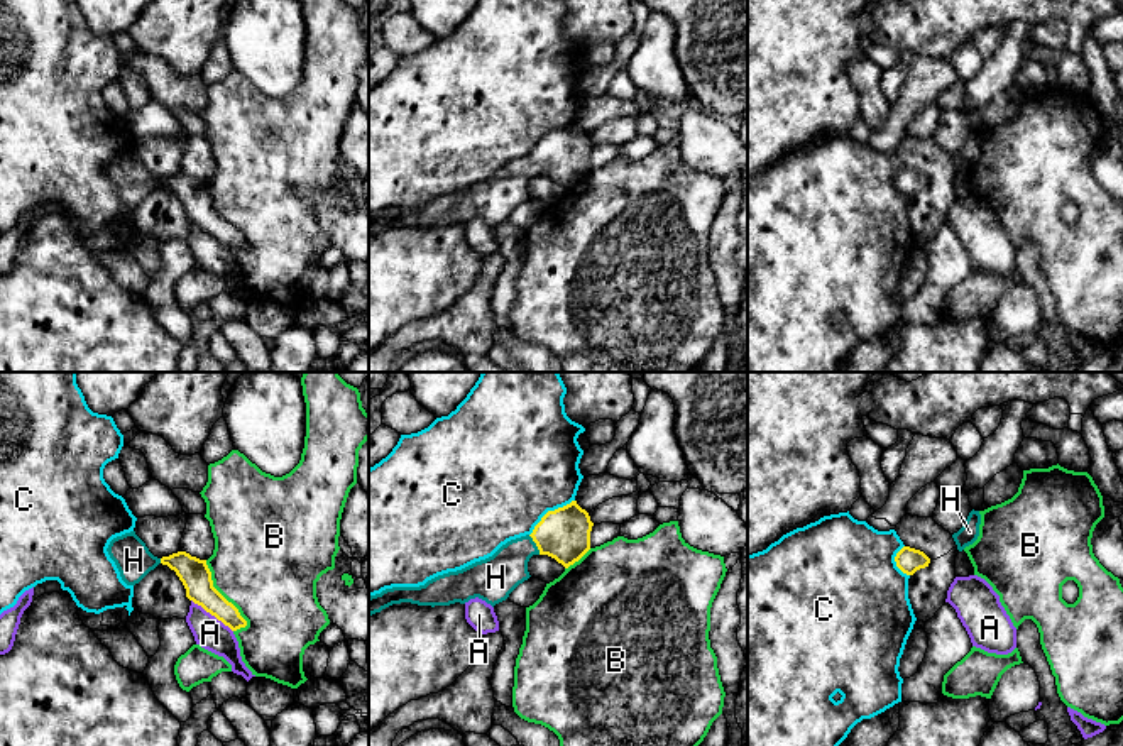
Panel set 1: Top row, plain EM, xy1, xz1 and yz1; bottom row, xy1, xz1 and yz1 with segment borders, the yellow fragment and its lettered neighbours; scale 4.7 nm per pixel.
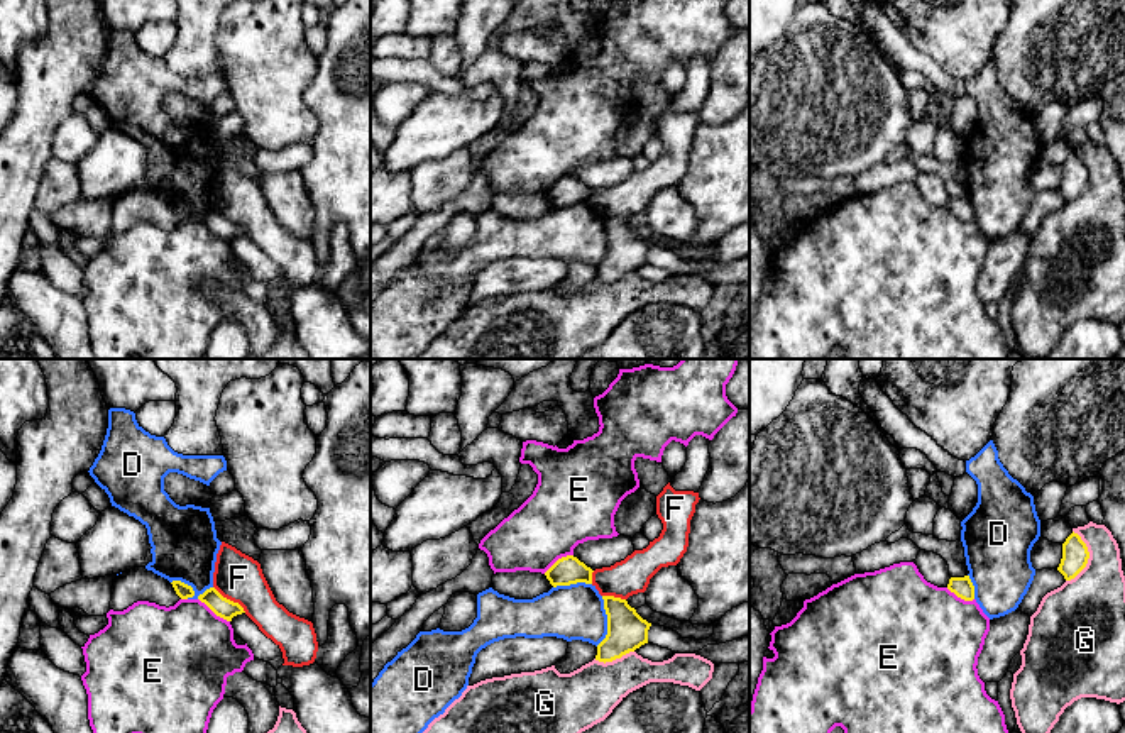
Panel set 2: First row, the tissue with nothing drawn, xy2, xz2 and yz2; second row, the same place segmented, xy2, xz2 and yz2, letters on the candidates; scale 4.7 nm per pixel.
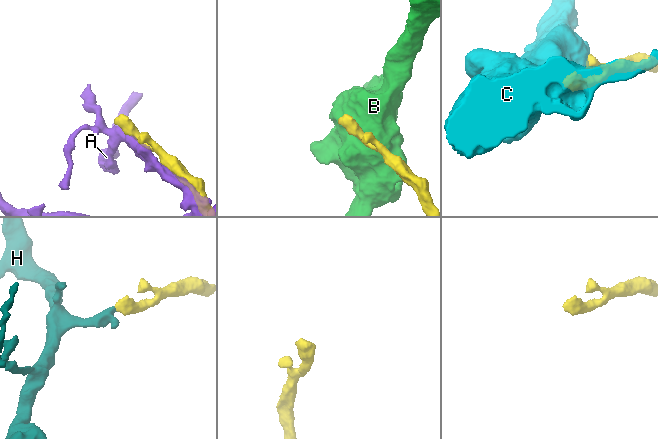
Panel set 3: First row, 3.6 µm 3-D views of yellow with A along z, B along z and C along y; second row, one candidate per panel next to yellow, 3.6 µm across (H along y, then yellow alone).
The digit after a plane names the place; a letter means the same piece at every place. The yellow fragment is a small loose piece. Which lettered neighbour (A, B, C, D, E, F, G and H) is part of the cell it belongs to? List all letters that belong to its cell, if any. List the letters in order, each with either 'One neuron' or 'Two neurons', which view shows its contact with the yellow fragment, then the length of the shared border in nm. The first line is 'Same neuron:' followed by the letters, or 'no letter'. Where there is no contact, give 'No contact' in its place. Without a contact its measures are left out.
Same neuron: H
A: Two neurons. Touches yellow in xy1. Shared border 260 nm
B: Two neurons. Touches yellow in xy1. Shared border 380 nm
C: Two neurons. Touches yellow in xz1. Shared border 280 nm
D: Two neurons. Touches yellow in xy2. Shared border 200 nm
E: Two neurons. Touches yellow in xy2. Shared border 190 nm
F: Two neurons. Touches yellow in xy2. Shared border 200 nm
G: Two neurons. Touches yellow in yz2. Shared border 260 nm
H: One neuron. Touches yellow in xz1. Shared border 110 nm

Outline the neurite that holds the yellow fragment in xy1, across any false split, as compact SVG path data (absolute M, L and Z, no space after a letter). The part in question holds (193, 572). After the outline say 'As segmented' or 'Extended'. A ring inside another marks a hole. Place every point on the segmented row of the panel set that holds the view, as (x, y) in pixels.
M135 531L113 538L107 551L127 585L139 584L159 563L167 565L183 582L189 601L201 606L232 631L247 626L247 621L240 616L238 609L213 587L206 560L191 557L186 551L157 558L149 551Z. Extended

